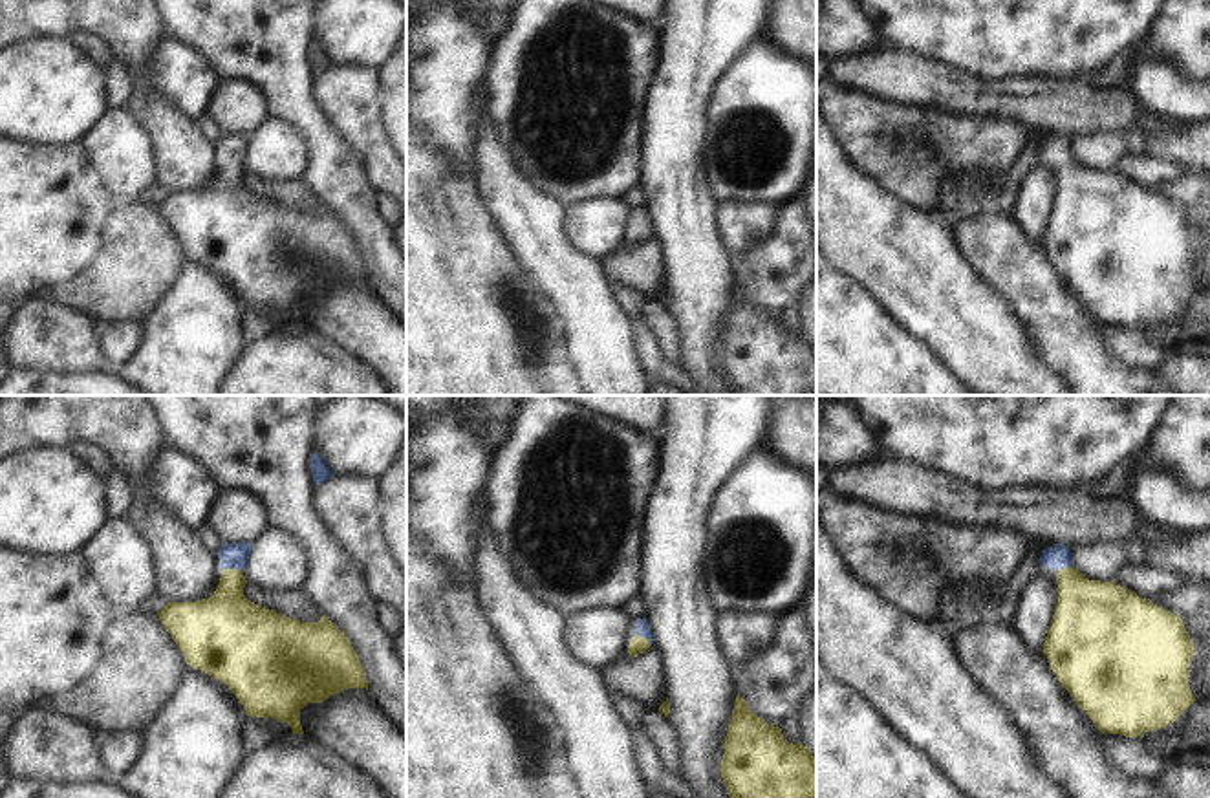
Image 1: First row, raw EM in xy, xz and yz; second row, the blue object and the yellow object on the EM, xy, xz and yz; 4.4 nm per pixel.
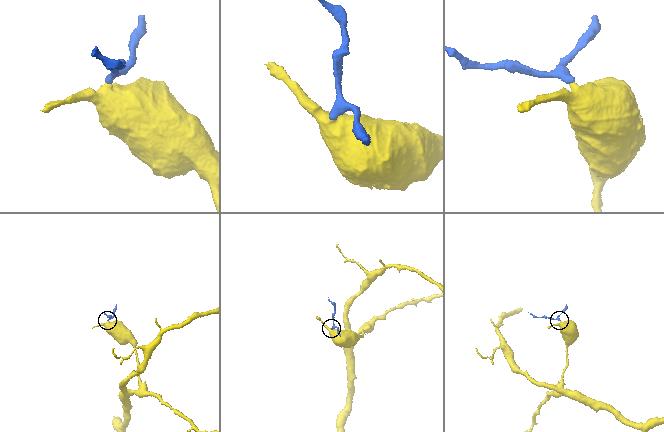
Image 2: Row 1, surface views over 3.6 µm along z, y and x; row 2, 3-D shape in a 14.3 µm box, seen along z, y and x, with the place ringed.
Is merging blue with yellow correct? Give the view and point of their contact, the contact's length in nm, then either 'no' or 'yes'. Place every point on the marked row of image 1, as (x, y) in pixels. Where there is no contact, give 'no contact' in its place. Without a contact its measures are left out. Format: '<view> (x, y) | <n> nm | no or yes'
xy (233, 568) | 100 nm | yes

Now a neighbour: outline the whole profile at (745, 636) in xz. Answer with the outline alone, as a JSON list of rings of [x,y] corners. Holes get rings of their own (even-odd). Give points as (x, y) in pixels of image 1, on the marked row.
[[[729,611],[719,619],[719,641],[734,670],[765,655],[778,635],[782,615],[769,611],[743,613]]]

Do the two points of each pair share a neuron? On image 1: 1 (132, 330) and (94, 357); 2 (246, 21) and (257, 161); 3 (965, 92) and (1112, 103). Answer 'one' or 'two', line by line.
1: two
2: two
3: one

